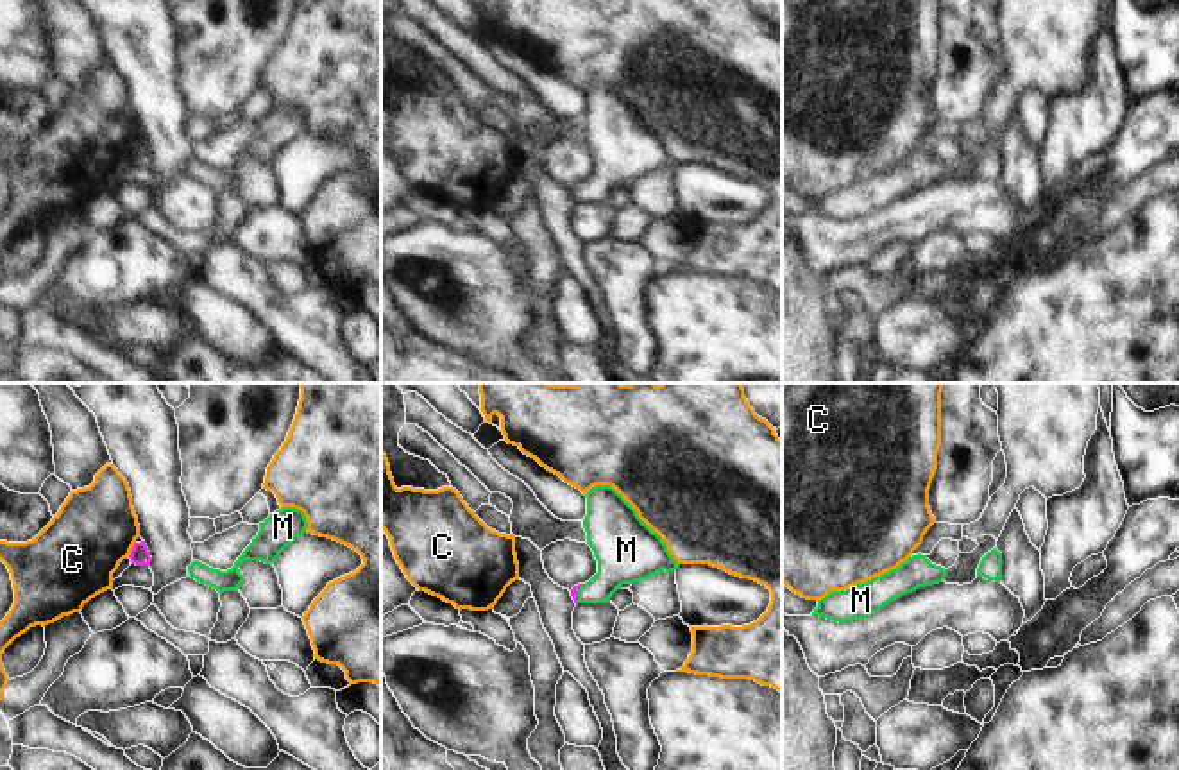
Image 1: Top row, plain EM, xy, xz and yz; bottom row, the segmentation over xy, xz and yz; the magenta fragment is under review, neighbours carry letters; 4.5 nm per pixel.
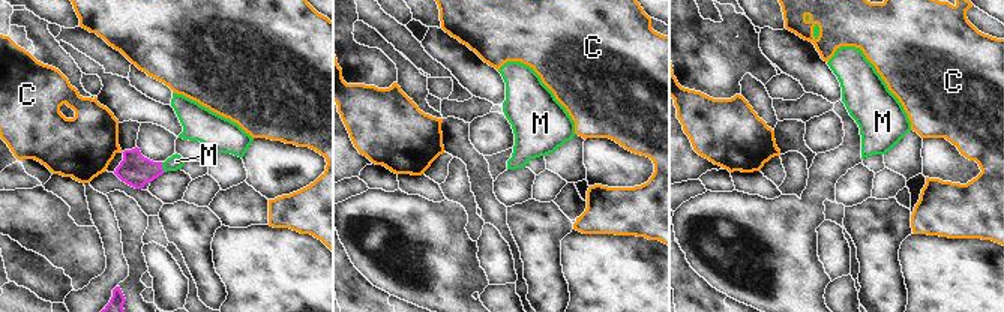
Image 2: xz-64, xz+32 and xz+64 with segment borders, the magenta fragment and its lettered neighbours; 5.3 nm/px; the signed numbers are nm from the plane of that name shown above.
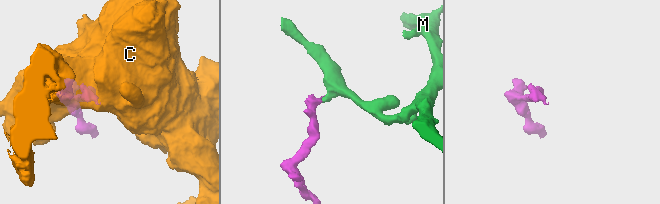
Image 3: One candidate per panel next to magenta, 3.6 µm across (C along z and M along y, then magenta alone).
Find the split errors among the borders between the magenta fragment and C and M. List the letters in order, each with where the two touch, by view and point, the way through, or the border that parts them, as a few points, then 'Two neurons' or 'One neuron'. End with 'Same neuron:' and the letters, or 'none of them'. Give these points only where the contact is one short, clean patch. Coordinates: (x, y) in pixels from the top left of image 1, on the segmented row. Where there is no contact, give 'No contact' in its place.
C: Touches magenta at xy (133, 548). Boundary: xy (135, 541), (127, 556). Two neurons
M: Touches magenta at xz (576, 593). Path across: xz (575, 590), (576, 593), (589, 593), (619, 557). One neuron
Same neuron: M

